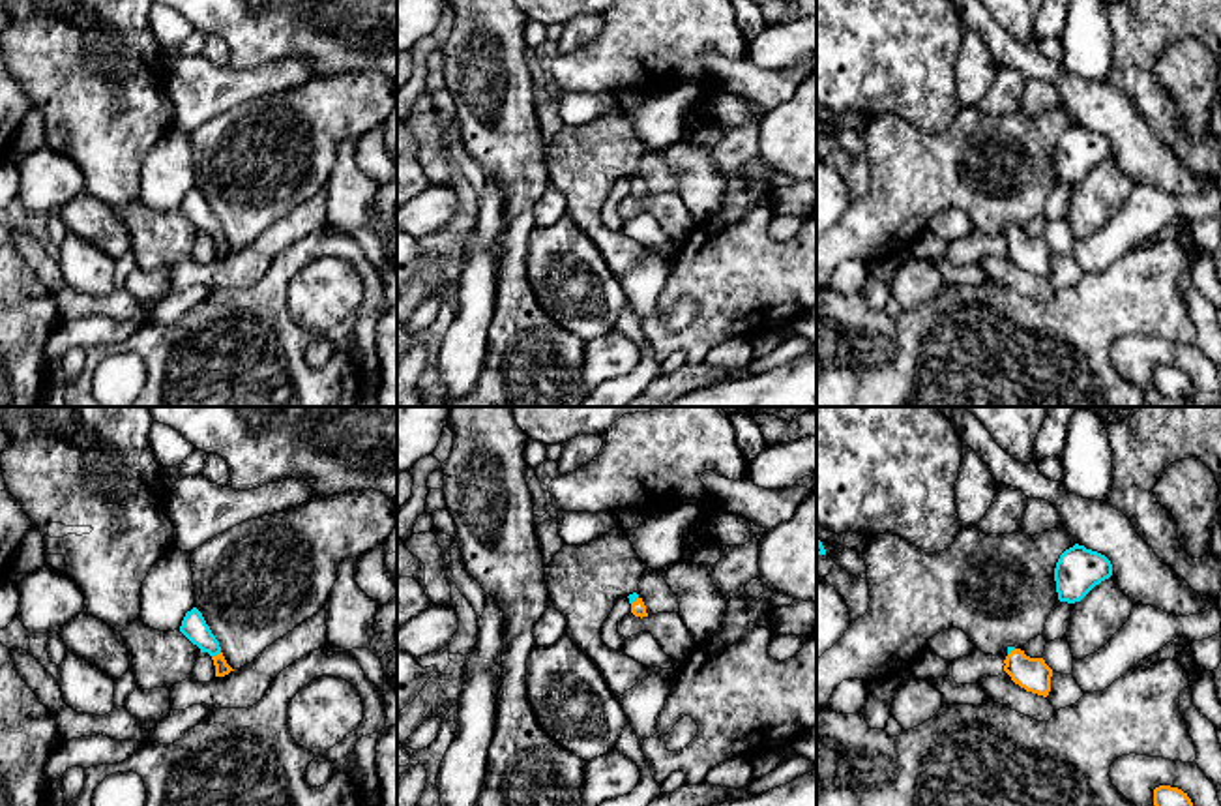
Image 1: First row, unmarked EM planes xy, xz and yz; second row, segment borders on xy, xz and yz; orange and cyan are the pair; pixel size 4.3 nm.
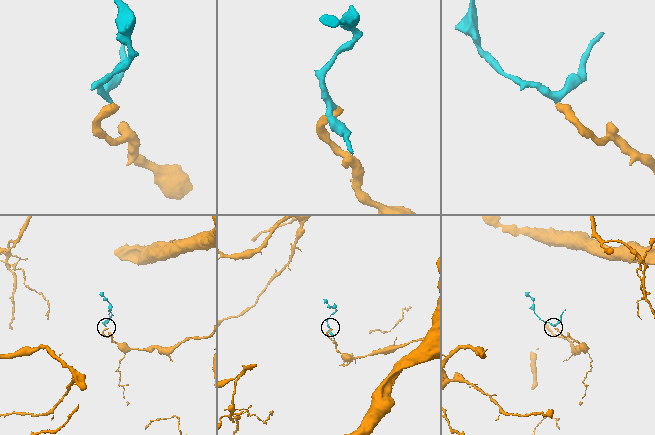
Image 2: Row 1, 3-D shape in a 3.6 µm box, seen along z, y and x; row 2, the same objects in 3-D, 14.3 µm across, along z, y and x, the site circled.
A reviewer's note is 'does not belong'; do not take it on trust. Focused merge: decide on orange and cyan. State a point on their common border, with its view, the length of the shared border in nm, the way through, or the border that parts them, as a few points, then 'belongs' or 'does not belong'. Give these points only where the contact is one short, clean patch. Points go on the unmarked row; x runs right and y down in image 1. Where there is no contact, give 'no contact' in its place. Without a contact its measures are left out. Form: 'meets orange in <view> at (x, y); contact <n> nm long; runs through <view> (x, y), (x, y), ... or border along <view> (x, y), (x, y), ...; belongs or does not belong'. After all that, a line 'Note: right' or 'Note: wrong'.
meets orange in xy at (218, 235); contact 50 nm long; runs through xy (221, 248), (218, 235), (193, 207); belongs
Note: wrong

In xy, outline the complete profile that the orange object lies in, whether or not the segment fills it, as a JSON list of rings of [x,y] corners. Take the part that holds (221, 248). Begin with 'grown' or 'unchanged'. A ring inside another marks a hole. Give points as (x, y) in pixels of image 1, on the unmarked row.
grown | [[[193,187],[191,191],[185,193],[180,212],[200,229],[200,232],[208,232],[213,240],[215,246],[215,257],[225,257],[230,251],[234,251],[219,227],[219,221],[215,219],[215,216],[212,214],[210,206],[206,204],[202,193]]]

